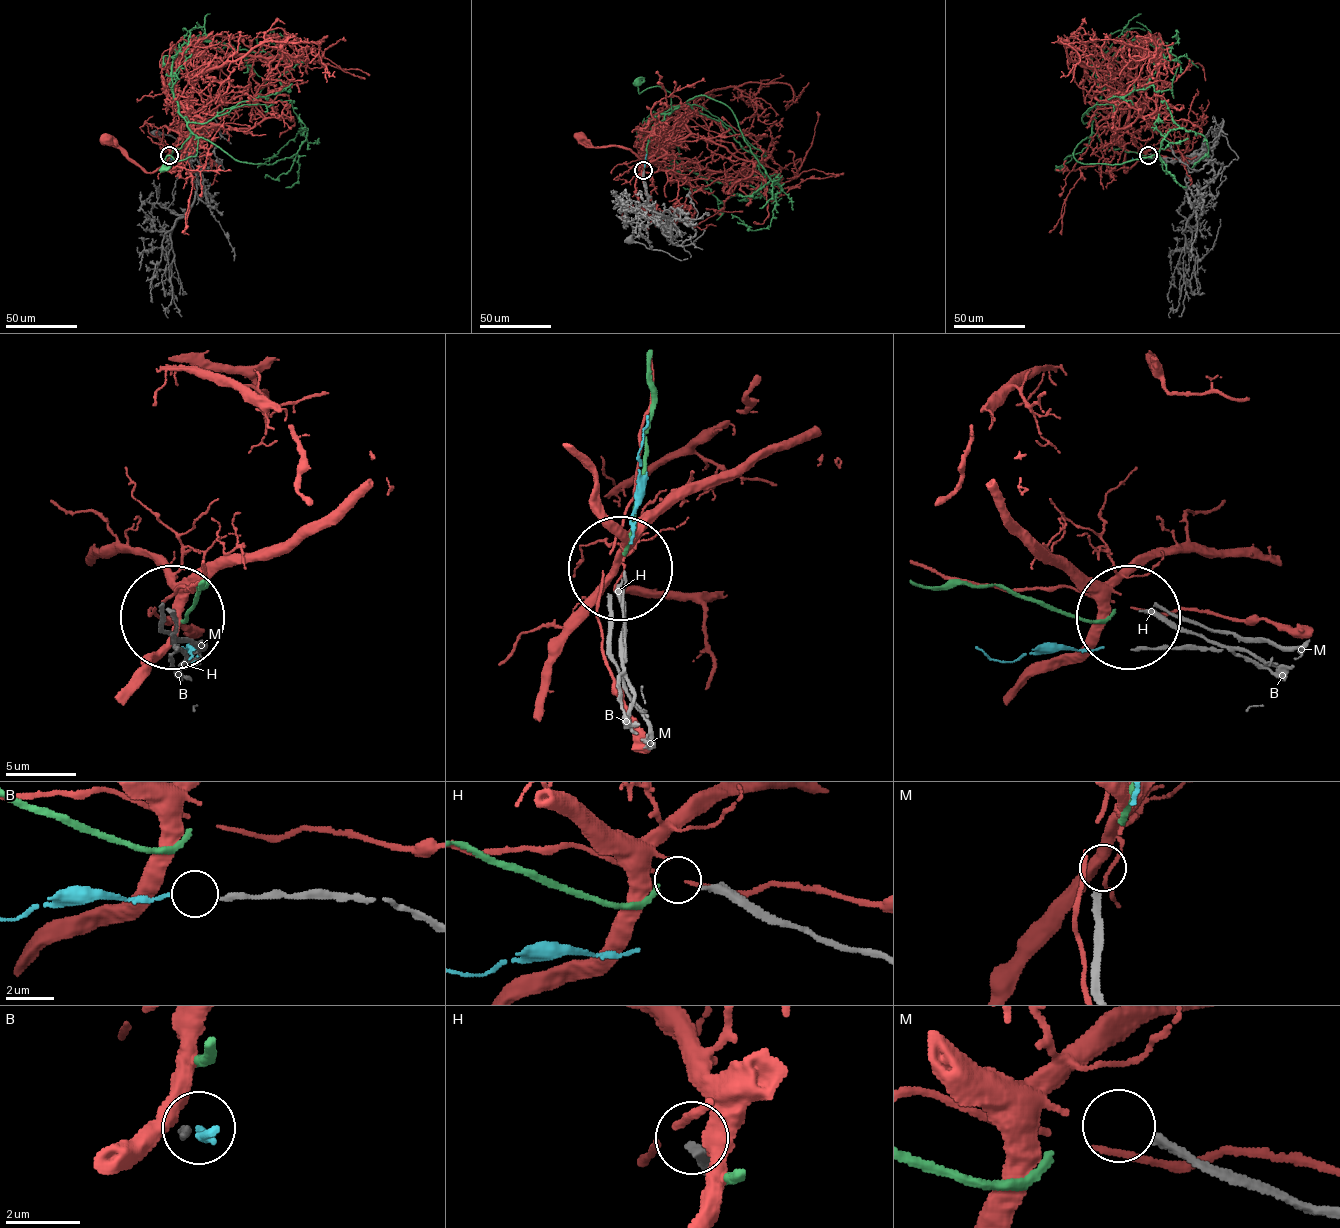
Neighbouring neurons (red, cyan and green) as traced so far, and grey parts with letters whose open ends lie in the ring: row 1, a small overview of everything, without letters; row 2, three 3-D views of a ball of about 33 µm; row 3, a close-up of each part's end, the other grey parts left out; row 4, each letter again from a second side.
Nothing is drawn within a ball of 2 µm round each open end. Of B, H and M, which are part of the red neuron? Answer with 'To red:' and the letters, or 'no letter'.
To red: no letter

